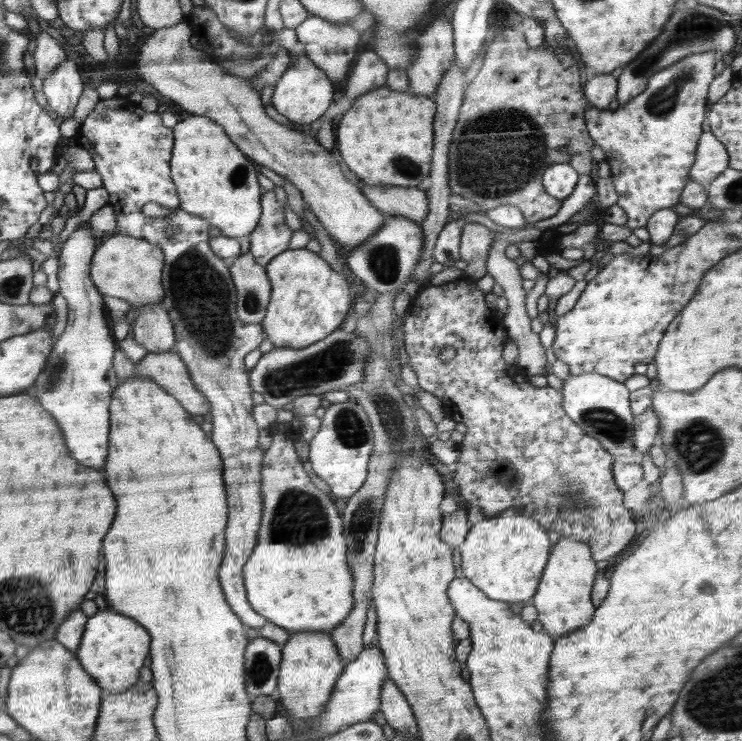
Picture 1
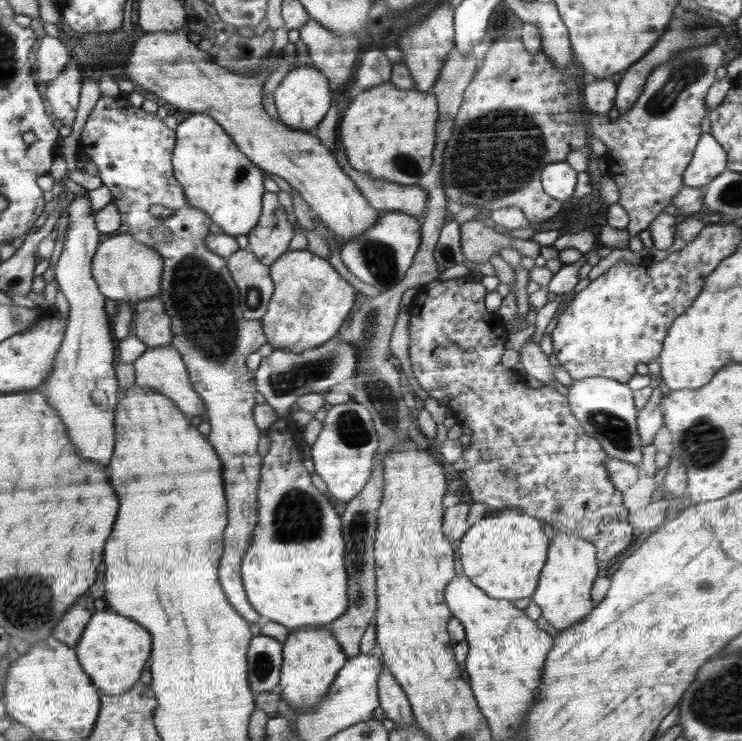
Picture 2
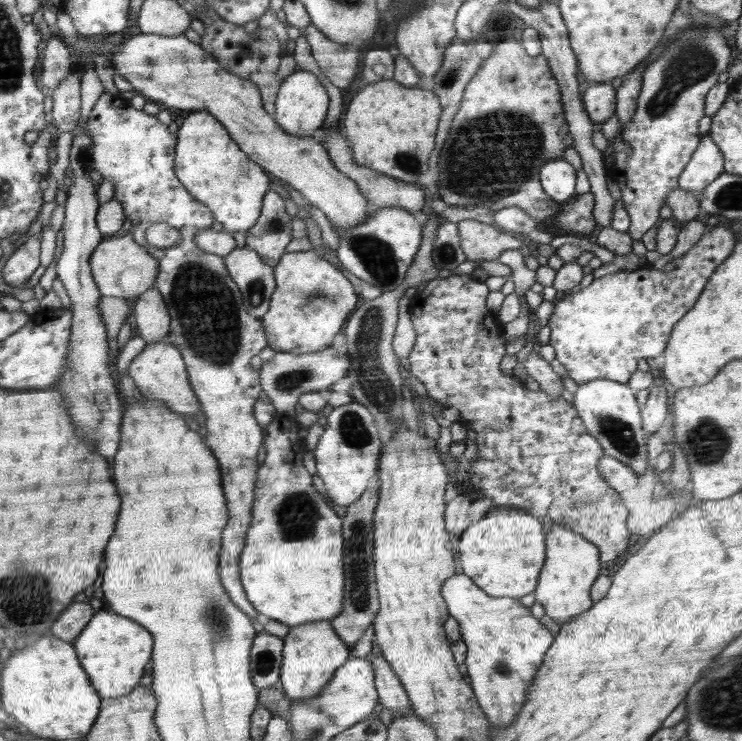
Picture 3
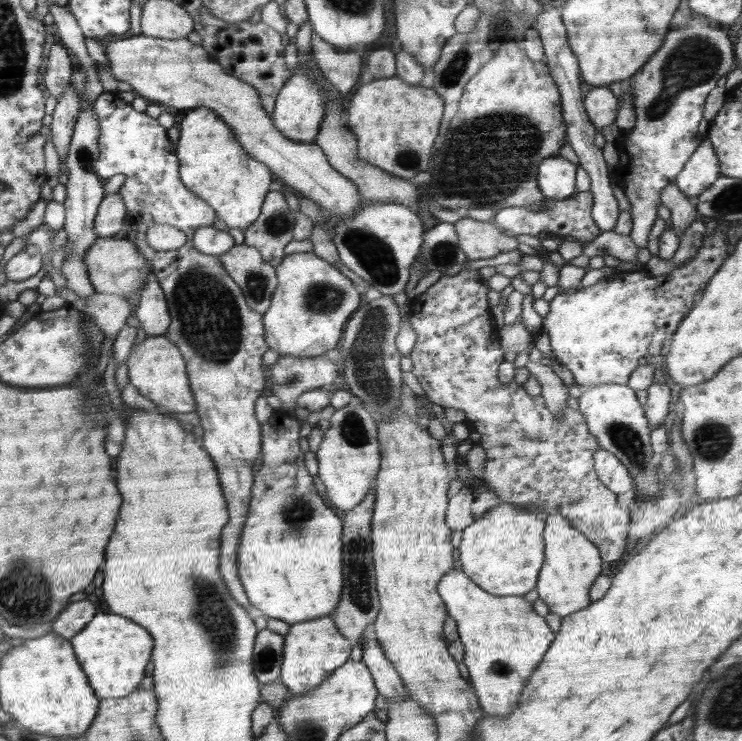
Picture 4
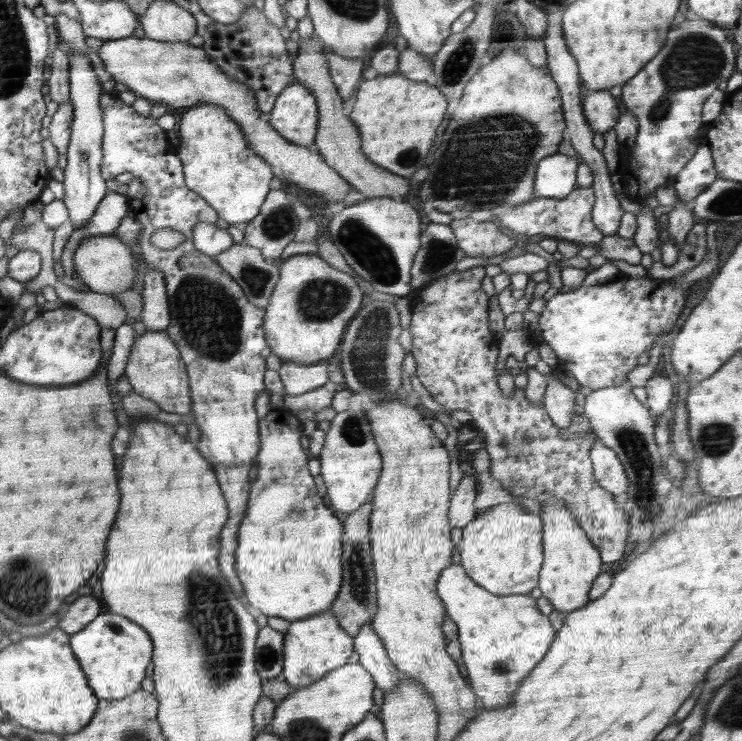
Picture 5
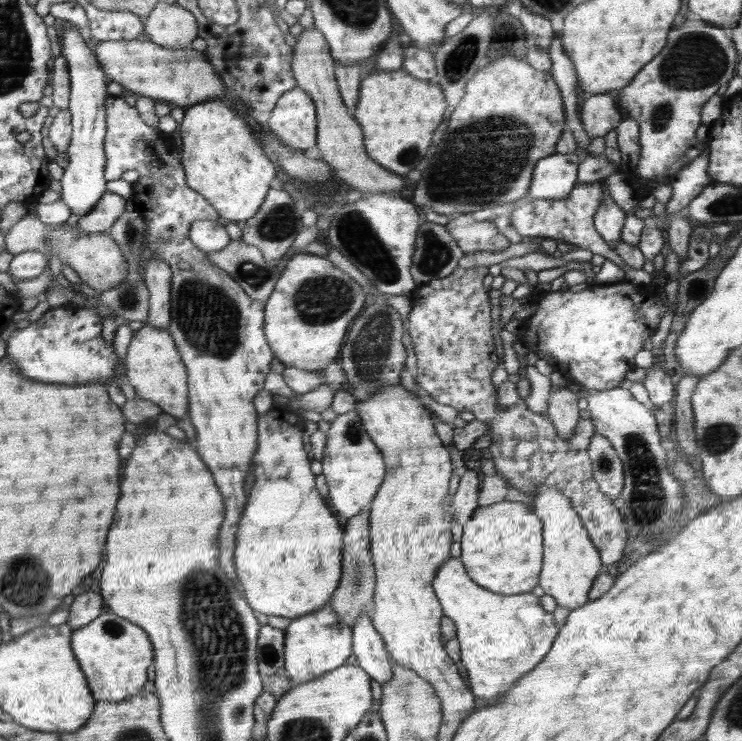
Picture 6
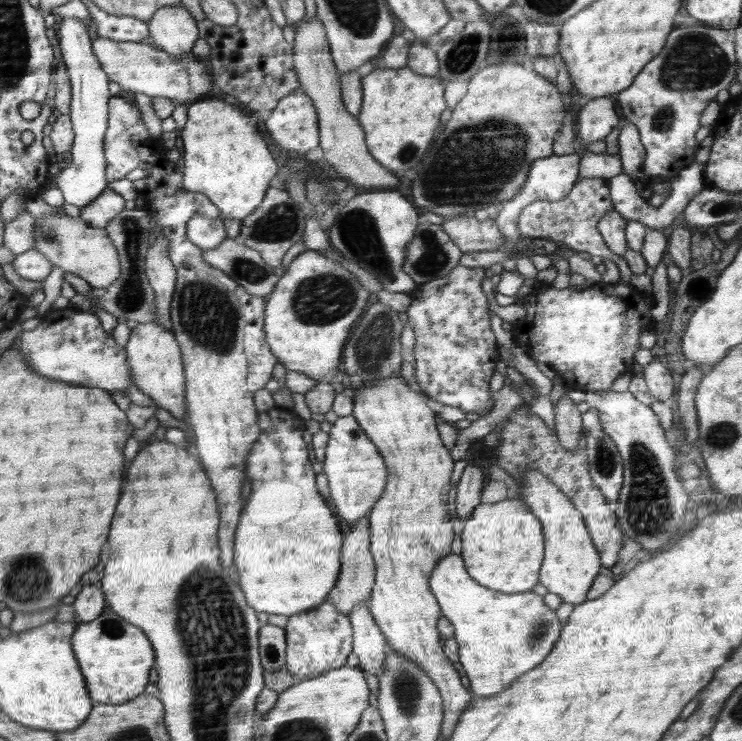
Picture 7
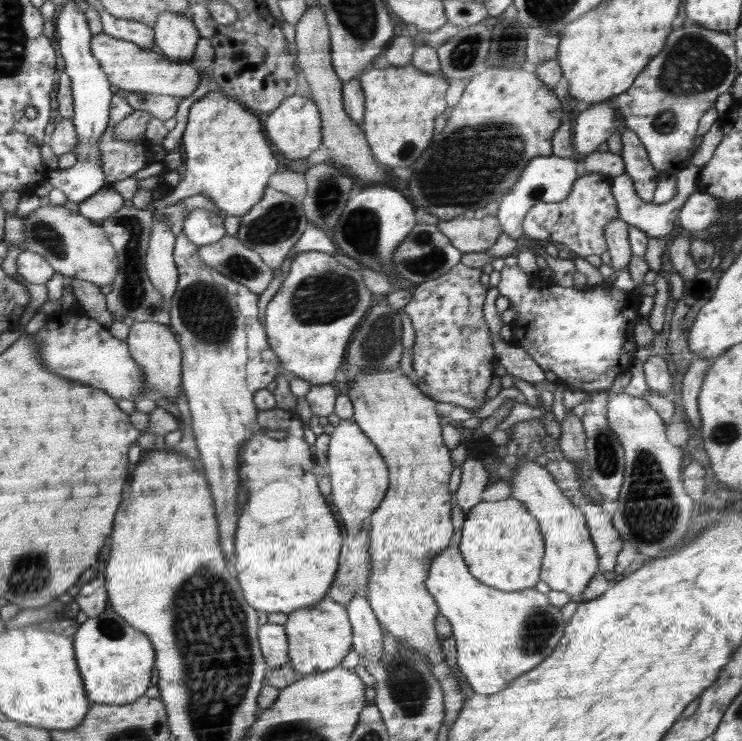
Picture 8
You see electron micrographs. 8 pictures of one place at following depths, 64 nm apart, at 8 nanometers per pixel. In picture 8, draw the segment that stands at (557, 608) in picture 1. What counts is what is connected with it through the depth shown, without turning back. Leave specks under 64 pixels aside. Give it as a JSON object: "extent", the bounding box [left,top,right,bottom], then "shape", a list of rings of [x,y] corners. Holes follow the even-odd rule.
{"extent":[507,460,599,602],"shape":[[[522,460],[515,469],[507,472],[511,476],[511,497],[524,503],[539,521],[539,529],[546,539],[544,557],[544,582],[551,590],[566,592],[570,602],[584,602],[583,590],[590,584],[599,570],[599,553],[586,528],[583,510],[576,508],[571,499],[562,494],[563,489],[555,481],[549,470],[536,462]]]}

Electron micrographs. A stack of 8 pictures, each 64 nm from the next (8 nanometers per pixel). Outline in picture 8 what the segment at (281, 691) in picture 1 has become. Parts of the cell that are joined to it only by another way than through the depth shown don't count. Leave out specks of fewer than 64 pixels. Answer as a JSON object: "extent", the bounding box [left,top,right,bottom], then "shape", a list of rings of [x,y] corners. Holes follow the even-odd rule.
{"extent":[283,597,354,675],"shape":[[[326,597],[322,602],[311,604],[303,609],[287,614],[287,621],[283,624],[288,641],[289,661],[294,670],[303,675],[323,673],[341,666],[341,662],[354,645],[354,628],[351,626],[350,616],[342,603],[334,602]]]}

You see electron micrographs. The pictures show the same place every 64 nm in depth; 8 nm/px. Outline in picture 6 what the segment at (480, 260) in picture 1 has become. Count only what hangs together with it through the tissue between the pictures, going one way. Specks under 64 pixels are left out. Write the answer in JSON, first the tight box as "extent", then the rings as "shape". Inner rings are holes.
{"extent":[445,212,512,253],"shape":[[[471,212],[448,221],[445,229],[465,253],[498,252],[512,244],[511,240],[497,229],[494,222],[475,221]]]}

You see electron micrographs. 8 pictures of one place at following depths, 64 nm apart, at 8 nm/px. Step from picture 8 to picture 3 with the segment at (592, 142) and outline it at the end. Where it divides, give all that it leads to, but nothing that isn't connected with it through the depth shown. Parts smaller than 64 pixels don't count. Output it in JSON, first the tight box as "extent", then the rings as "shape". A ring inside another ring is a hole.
{"extent":[581,82,617,126],"shape":[[[598,82],[586,89],[581,99],[592,123],[601,126],[606,122],[606,118],[614,114],[617,109],[616,97],[617,94],[610,83]]]}

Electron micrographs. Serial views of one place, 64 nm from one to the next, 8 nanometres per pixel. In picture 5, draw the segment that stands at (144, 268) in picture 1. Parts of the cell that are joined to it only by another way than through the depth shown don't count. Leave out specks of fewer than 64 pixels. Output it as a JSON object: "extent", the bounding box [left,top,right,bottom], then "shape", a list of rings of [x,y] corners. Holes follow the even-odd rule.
{"extent":[72,236,137,294],"shape":[[[90,236],[88,239],[82,239],[76,247],[72,256],[73,267],[77,272],[77,278],[87,284],[92,291],[102,294],[121,293],[132,287],[137,274],[137,263],[133,257],[135,251],[115,236]]]}

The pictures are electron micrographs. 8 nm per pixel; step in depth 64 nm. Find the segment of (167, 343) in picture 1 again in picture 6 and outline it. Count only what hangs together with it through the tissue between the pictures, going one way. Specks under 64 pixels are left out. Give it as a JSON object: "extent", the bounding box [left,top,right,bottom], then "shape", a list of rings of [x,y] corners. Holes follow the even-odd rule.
{"extent":[143,251,173,329],"shape":[[[154,251],[143,276],[150,293],[149,313],[145,323],[152,328],[168,329],[173,320],[171,314],[173,272],[168,263]]]}

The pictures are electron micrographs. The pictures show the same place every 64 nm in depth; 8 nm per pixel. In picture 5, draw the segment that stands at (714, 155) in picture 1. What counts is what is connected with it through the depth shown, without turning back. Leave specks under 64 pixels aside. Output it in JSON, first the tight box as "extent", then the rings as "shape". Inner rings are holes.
{"extent":[673,143,717,202],"shape":[[[707,143],[699,146],[695,156],[687,162],[673,184],[679,202],[694,200],[709,184],[717,179],[711,148]]]}

